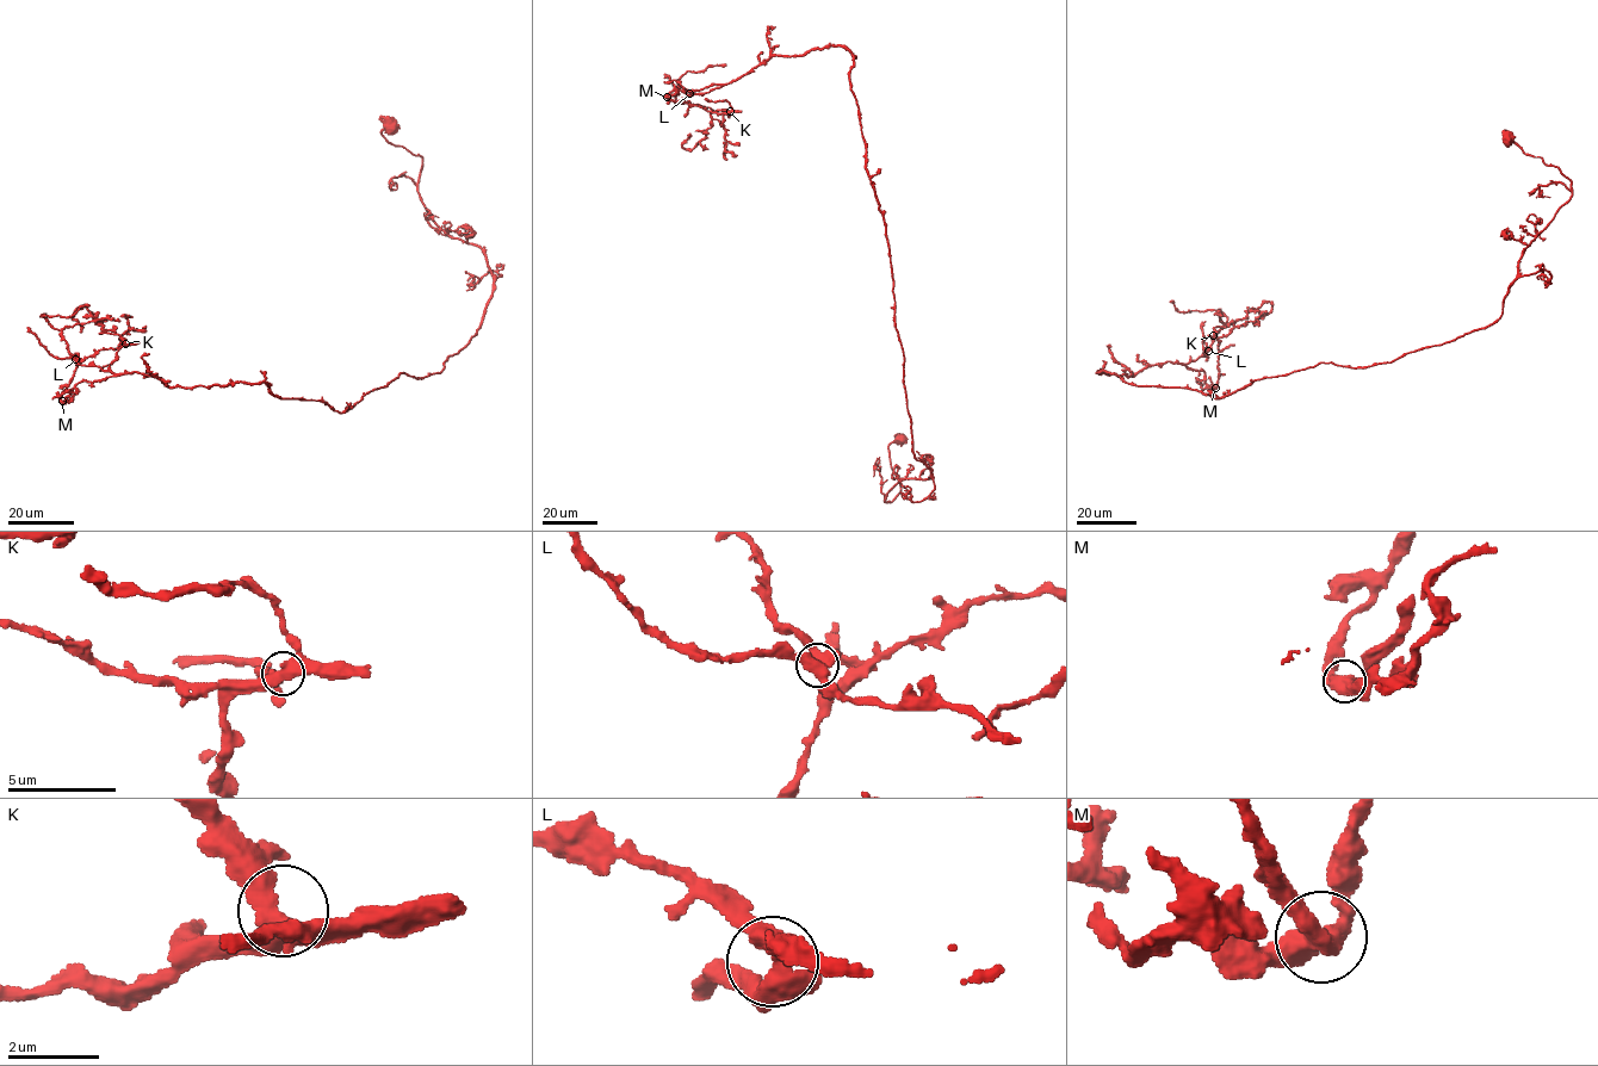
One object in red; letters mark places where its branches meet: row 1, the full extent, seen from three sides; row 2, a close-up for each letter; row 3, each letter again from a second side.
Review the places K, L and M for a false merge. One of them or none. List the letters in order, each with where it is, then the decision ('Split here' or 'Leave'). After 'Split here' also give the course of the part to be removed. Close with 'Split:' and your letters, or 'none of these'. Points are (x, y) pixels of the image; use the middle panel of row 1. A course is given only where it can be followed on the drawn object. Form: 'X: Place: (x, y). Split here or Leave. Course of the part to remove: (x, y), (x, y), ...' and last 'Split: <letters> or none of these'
K: Place: (730, 111). Leave
L: Place: (689, 93). Leave
M: Place: (667, 97). Split here. Course of the part to remove: (667, 97), (708, 111), (729, 112), (714, 110), (704, 138), (692, 148), (682, 147), (687, 134)
Split: M

